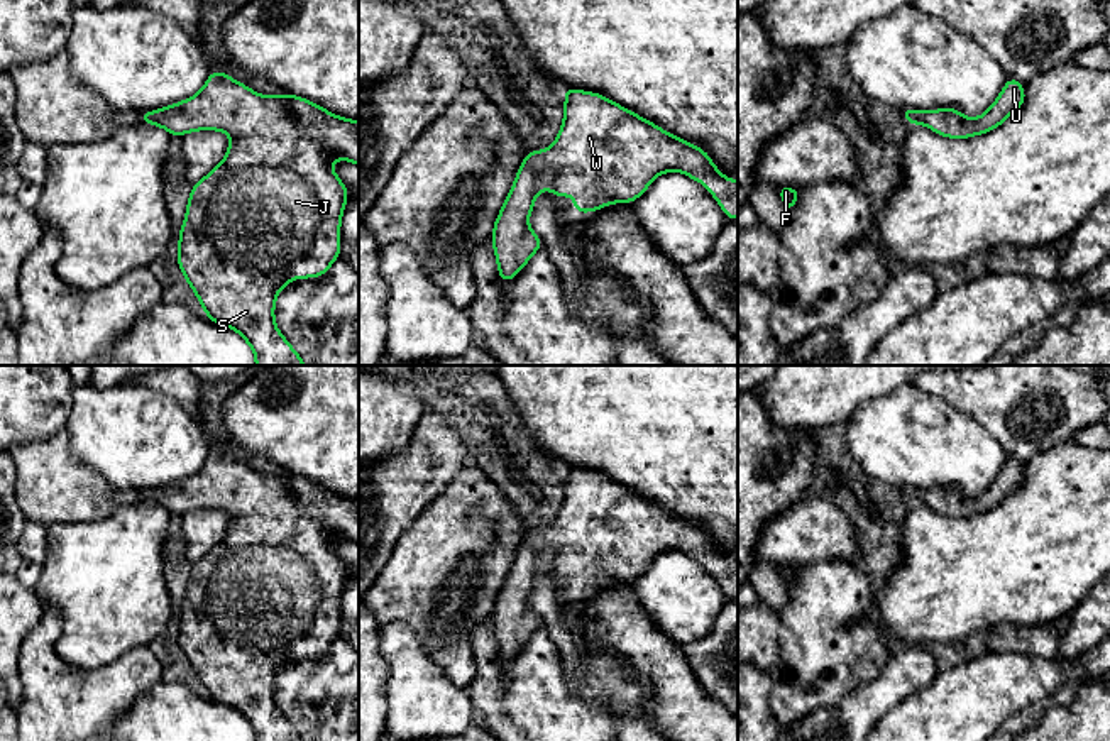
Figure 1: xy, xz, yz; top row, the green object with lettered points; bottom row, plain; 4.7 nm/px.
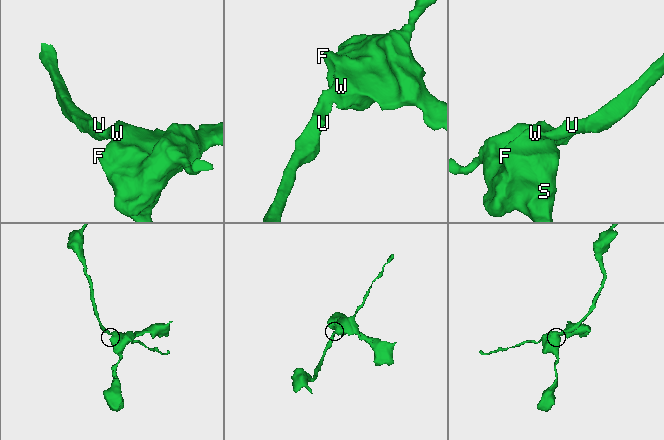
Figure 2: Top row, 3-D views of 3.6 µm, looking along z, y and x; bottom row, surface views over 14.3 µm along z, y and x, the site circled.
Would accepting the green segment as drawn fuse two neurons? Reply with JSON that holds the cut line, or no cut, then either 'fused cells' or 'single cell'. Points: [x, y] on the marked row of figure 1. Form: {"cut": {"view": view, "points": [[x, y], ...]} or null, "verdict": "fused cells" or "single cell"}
{"cut": null, "verdict": "single cell"}

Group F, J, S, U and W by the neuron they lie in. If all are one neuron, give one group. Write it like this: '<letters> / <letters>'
F J S U W

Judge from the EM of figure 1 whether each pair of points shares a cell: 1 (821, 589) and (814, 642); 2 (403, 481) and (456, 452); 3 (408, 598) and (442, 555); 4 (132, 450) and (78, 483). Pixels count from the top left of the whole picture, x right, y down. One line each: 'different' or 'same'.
1: same
2: same
3: same
4: different

